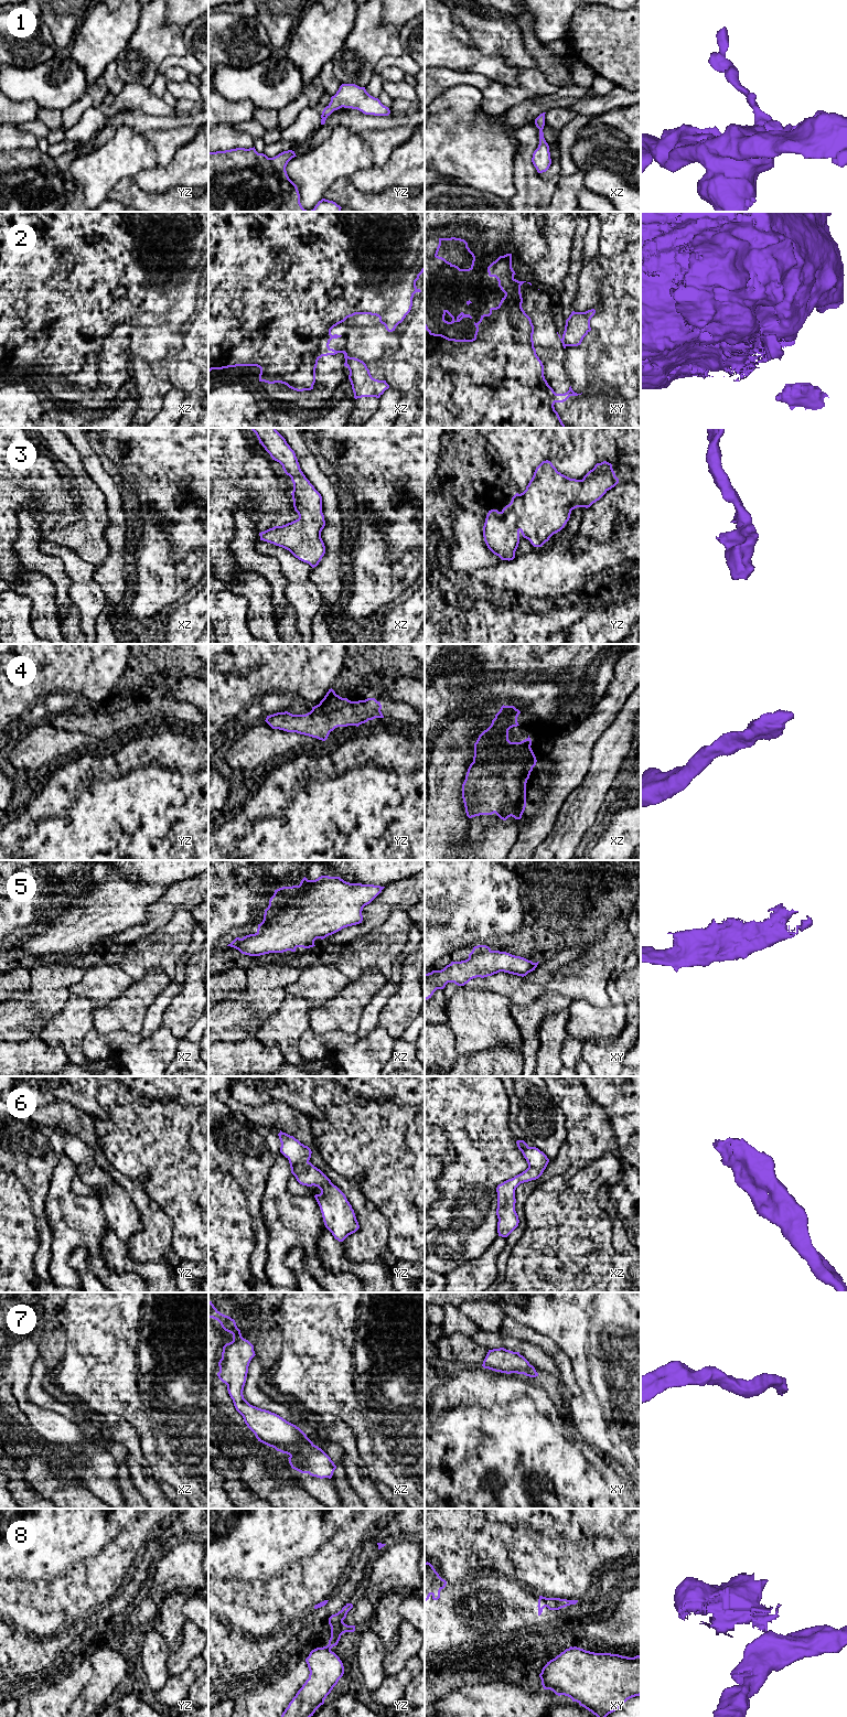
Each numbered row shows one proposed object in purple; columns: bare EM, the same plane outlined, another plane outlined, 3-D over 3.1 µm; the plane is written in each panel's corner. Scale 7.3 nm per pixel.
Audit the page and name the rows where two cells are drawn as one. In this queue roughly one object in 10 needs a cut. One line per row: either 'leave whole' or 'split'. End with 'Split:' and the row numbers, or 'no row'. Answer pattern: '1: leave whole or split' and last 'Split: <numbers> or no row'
1: leave whole
2: split
3: leave whole
4: leave whole
5: leave whole
6: leave whole
7: leave whole
8: split
Split: 2, 8

